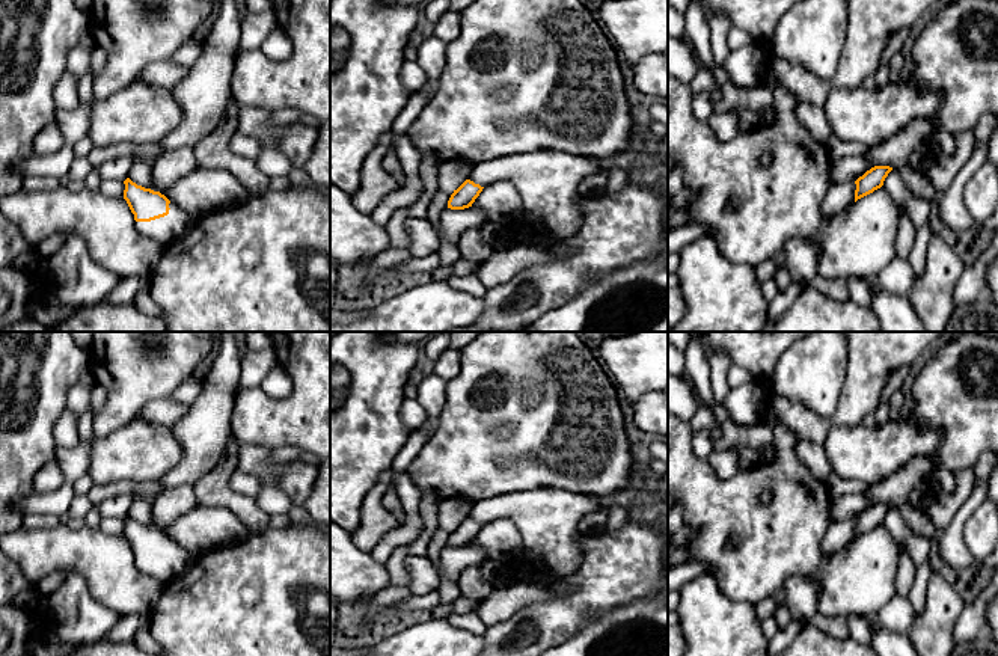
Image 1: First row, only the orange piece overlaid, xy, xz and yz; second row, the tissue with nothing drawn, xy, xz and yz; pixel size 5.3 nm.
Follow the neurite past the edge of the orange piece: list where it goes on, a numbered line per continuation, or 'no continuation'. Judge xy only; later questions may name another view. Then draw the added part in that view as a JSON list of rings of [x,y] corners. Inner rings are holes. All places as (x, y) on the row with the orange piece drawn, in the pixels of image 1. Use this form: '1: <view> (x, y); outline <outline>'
1: xy (165, 229); outline [[[173,202],[169,204],[169,214],[151,222],[136,222],[136,229],[160,243],[163,247],[182,237],[193,225],[194,217],[185,210],[176,207]]]

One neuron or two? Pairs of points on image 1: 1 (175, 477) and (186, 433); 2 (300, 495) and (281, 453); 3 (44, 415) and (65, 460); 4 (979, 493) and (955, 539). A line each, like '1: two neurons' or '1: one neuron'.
1: one neuron
2: two neurons
3: two neurons
4: one neuron

